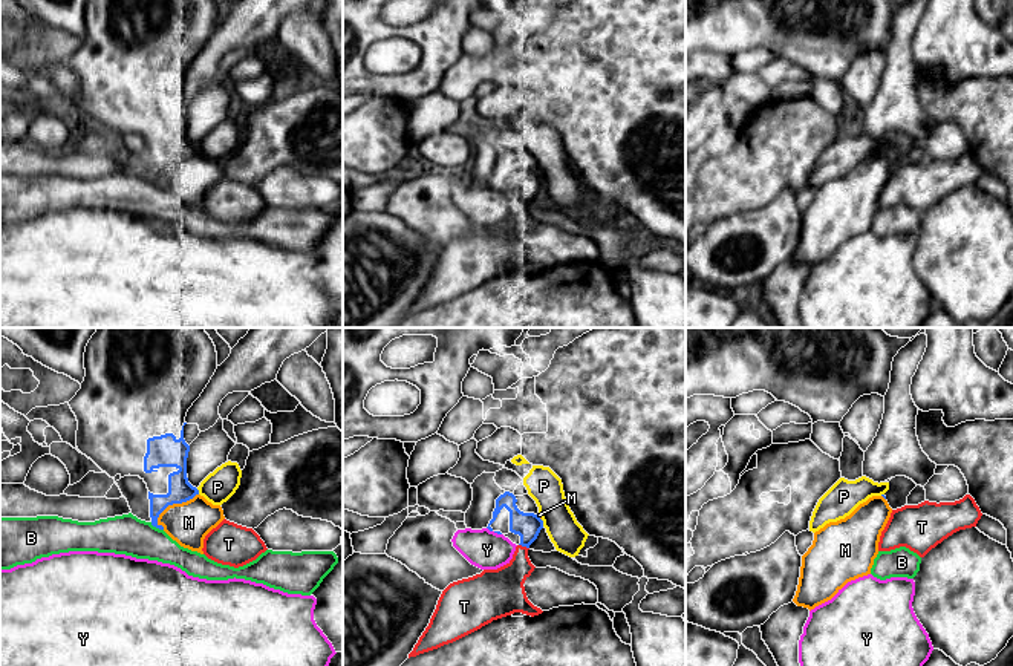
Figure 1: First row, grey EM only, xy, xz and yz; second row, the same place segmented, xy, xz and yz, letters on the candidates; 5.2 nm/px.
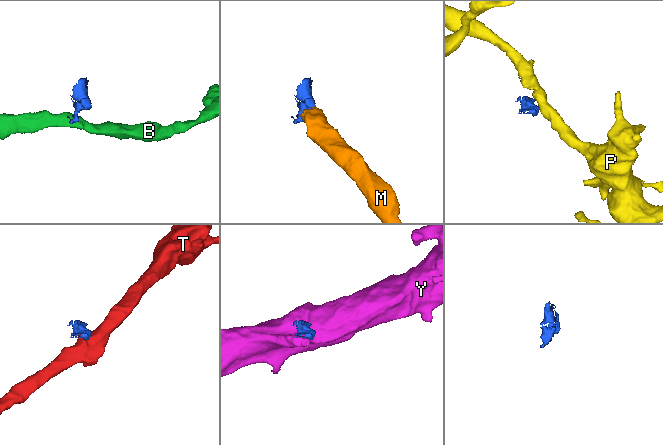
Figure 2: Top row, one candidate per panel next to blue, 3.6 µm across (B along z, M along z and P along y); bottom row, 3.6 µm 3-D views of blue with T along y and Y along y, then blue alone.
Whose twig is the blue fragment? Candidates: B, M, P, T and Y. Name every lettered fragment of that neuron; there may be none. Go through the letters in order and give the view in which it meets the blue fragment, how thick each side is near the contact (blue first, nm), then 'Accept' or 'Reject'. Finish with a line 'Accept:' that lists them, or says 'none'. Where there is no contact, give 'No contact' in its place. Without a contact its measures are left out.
B: Touches blue in xy. Thickness 130 nm (blue) against 200 nm. Reject
M: Touches blue in xy. Thickness 130 nm (blue) against 220 nm. Accept
P: Touches blue in xz. Thickness 140 nm (blue) against 180 nm. Reject
T: Touches blue in xz. Thickness 140 nm (blue) against 220 nm. Reject
Y: Touches blue in xz. Thickness 20 nm (blue) against 200 nm. Reject
Accept: M

